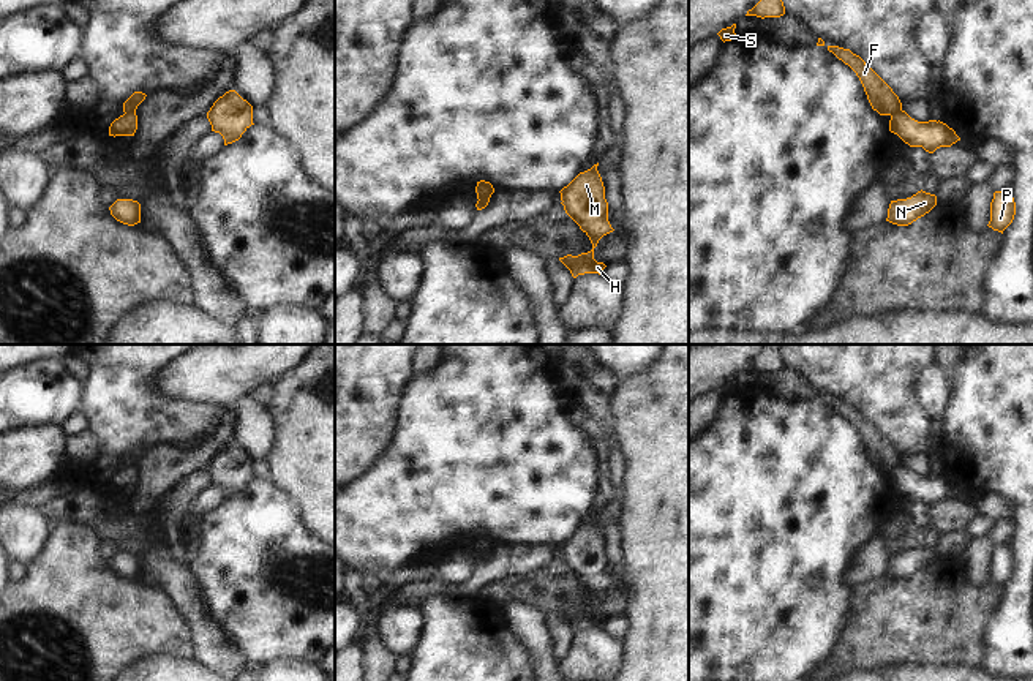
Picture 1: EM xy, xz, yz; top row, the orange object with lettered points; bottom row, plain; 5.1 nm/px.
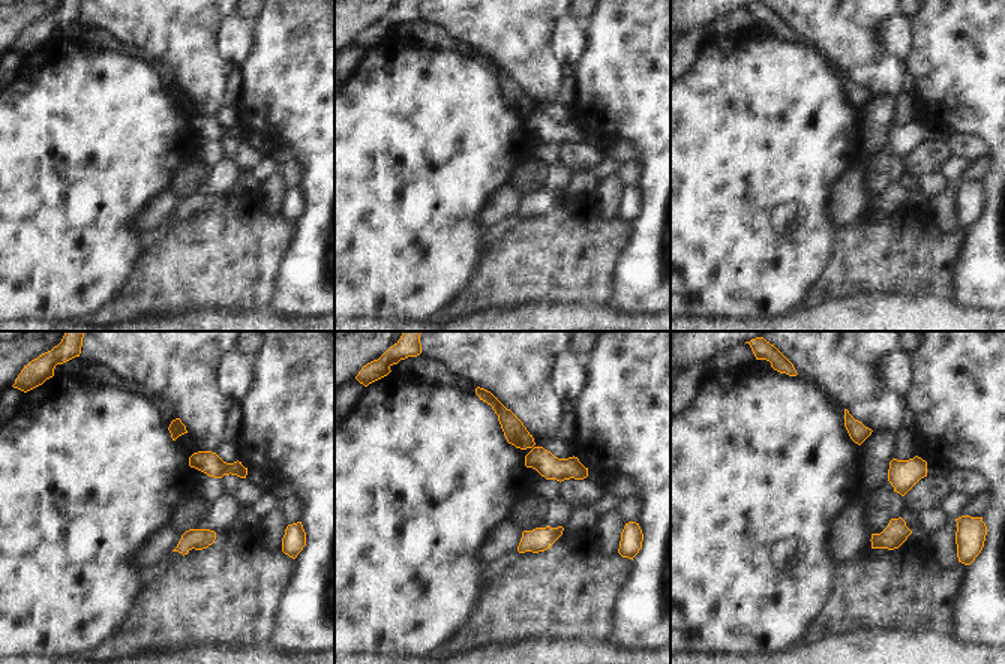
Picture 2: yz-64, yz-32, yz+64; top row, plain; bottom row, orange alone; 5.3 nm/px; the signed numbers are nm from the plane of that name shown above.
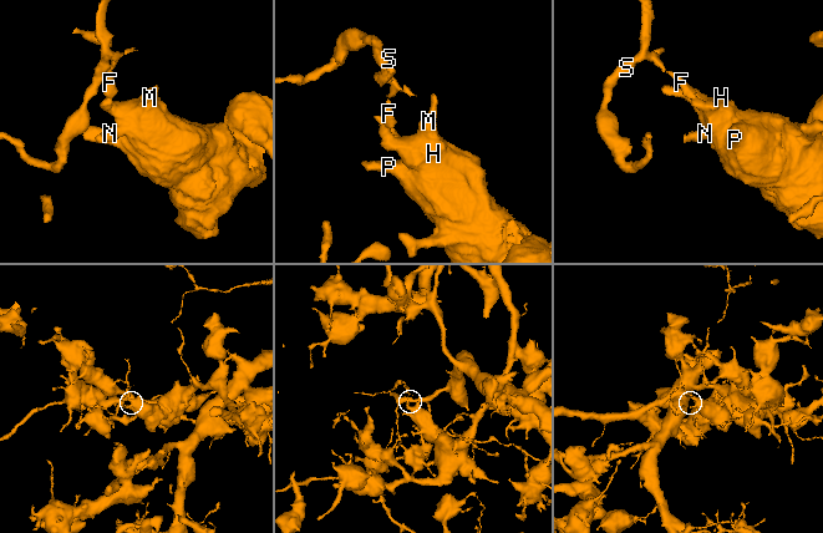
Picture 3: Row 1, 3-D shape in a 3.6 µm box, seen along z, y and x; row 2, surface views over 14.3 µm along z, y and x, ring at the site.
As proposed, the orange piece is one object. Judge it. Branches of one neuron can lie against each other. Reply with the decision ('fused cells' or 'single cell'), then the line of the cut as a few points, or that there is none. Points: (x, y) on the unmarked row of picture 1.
fused cells; cut xy (135, 465), (125, 468)

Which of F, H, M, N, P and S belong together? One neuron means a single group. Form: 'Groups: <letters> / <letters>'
Groups: F S / H M N P.

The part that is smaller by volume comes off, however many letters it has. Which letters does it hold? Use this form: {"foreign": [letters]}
{"foreign": ["F", "S"]}

